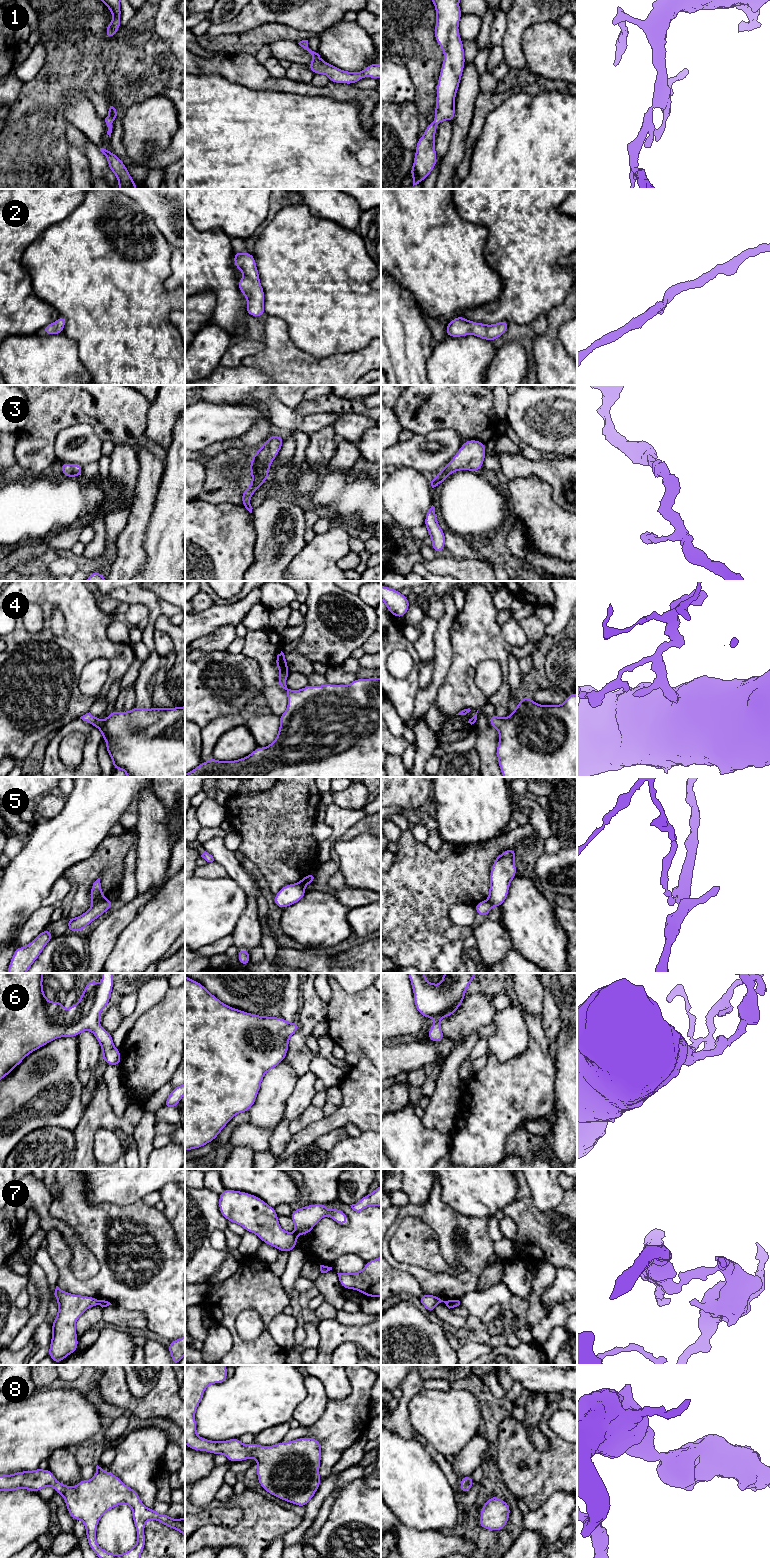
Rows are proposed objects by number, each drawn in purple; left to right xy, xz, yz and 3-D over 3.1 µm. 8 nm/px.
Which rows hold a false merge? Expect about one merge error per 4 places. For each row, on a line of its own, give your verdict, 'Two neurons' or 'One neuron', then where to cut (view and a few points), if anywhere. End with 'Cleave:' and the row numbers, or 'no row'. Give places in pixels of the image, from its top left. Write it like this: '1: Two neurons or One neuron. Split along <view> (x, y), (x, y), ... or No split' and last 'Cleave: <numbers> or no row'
1: One neuron. No split
2: One neuron. No split
3: One neuron. No split
4: One neuron. No split
5: One neuron. No split
6: One neuron. No split
7: Two neurons. Split along xy (99, 1300), (100, 1304)
8: One neuron. No split
Cleave: 7

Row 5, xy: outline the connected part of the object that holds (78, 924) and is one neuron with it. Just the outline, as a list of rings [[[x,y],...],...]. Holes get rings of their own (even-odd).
[[[98,878],[91,887],[90,900],[93,905],[85,913],[77,918],[70,917],[67,919],[68,931],[80,932],[84,930],[87,925],[111,908],[114,901],[109,900],[102,894],[100,878]]]

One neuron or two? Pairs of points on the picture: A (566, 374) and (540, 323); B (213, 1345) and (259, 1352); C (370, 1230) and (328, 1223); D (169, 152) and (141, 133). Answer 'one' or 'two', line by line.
A: two
B: two
C: one
D: two

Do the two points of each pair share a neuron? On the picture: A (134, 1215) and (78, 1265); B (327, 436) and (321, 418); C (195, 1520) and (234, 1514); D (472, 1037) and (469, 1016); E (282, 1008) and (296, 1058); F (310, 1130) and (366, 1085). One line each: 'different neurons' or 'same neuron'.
A: different neurons
B: different neurons
C: same neuron
D: same neuron
E: different neurons
F: same neuron

